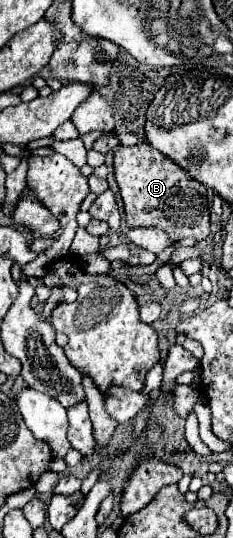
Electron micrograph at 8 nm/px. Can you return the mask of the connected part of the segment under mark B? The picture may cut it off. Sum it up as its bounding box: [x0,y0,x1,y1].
[113,142,209,242]

